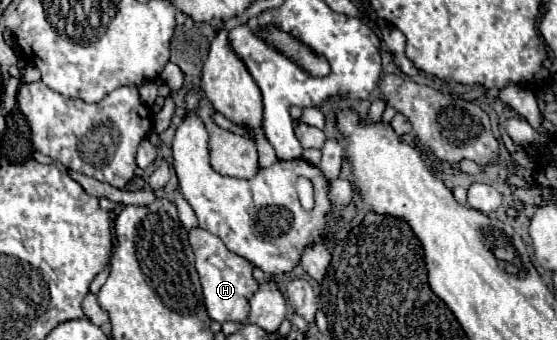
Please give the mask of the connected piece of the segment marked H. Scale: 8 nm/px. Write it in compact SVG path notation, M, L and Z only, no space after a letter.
M192 228L188 232L188 240L190 240L190 246L196 256L196 270L200 274L204 304L206 304L210 318L220 324L228 322L228 320L246 322L248 312L250 312L248 300L258 290L258 282L252 276L252 264L246 258L230 252L218 236L214 236L202 228Z

